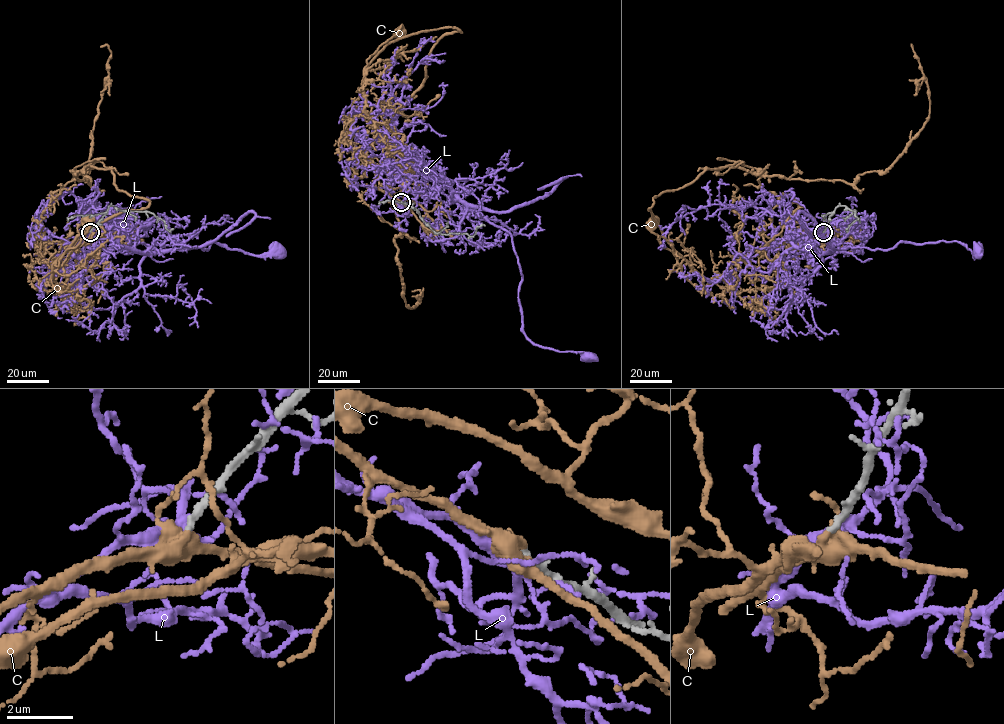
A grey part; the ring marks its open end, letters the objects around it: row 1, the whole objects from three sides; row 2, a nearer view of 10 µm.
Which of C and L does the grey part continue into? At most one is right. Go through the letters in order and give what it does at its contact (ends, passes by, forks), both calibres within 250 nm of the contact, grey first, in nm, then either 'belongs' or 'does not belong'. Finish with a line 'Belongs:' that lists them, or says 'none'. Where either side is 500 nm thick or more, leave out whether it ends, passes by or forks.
C: it forks | 240/380 nm | belongs
L: it forks | 300/200 nm | does not belong
Belongs: C

